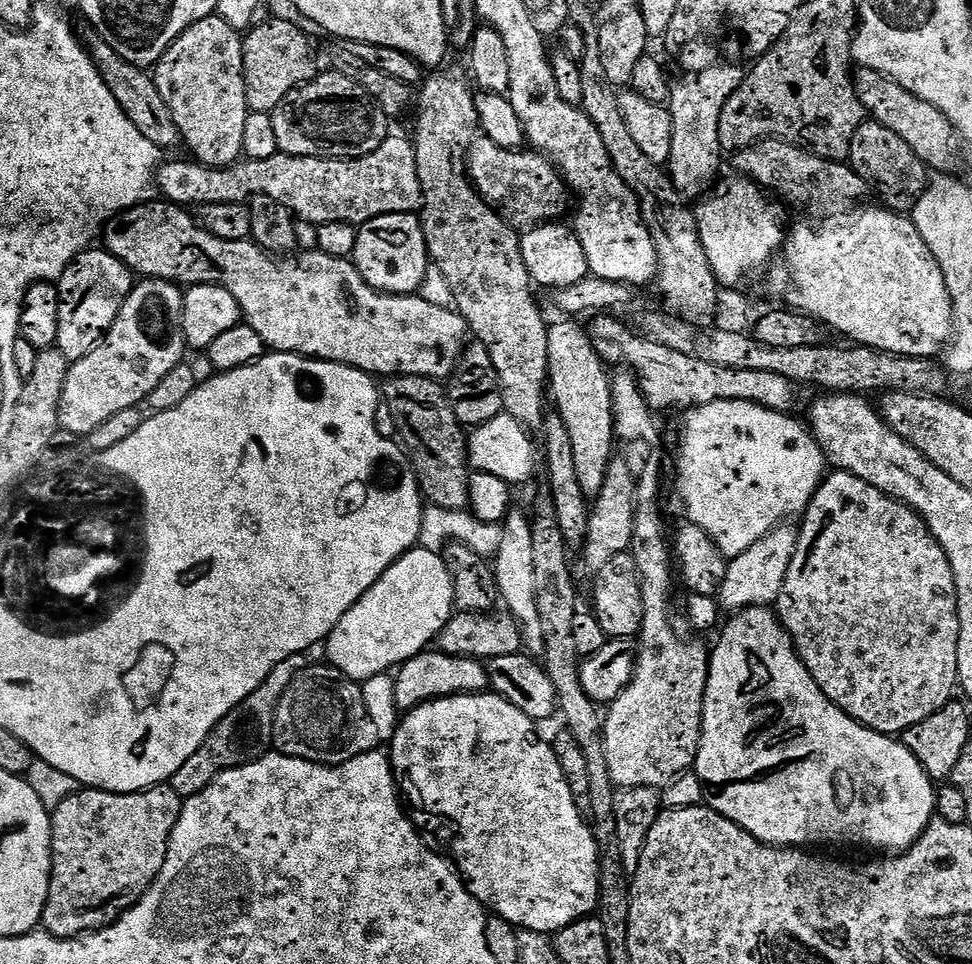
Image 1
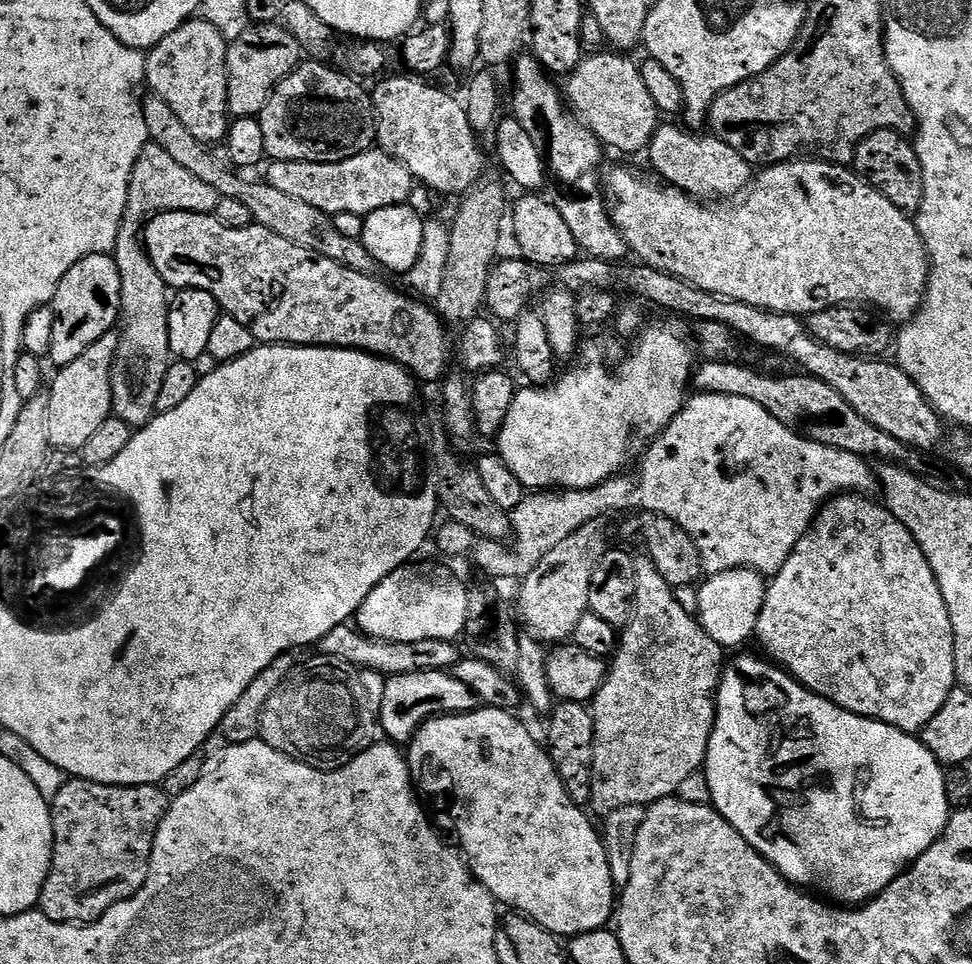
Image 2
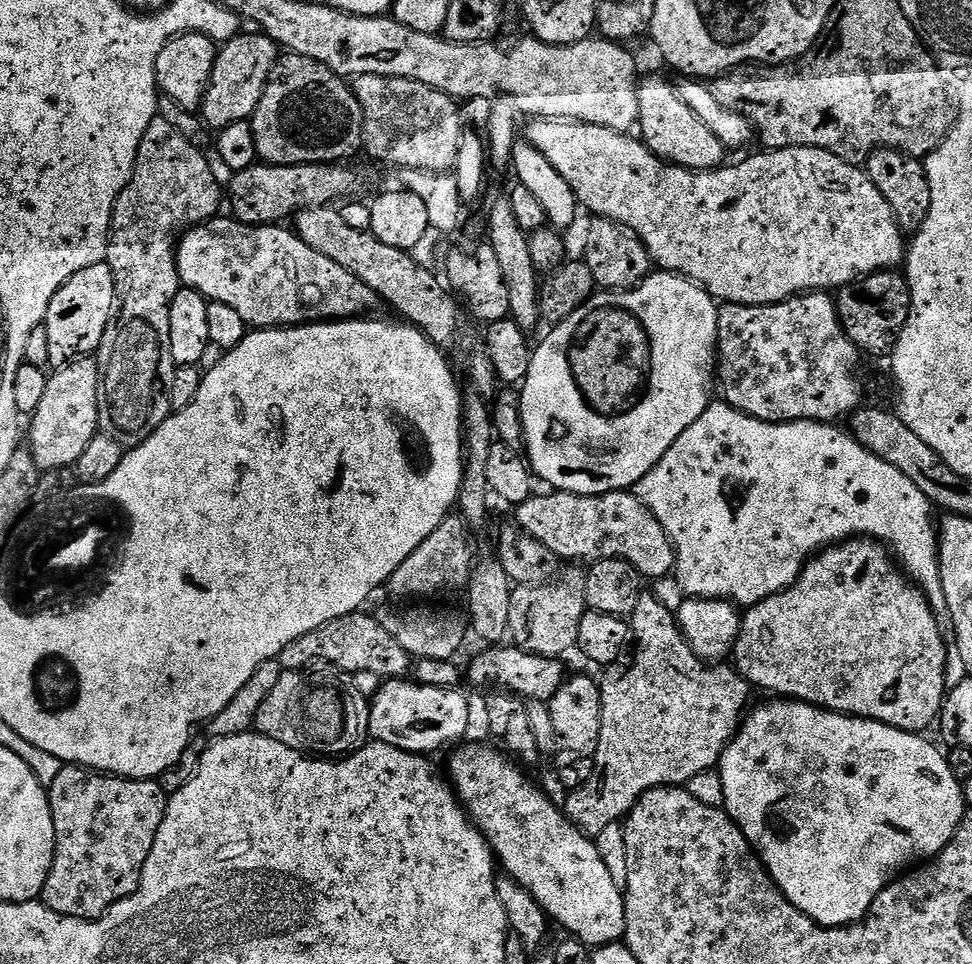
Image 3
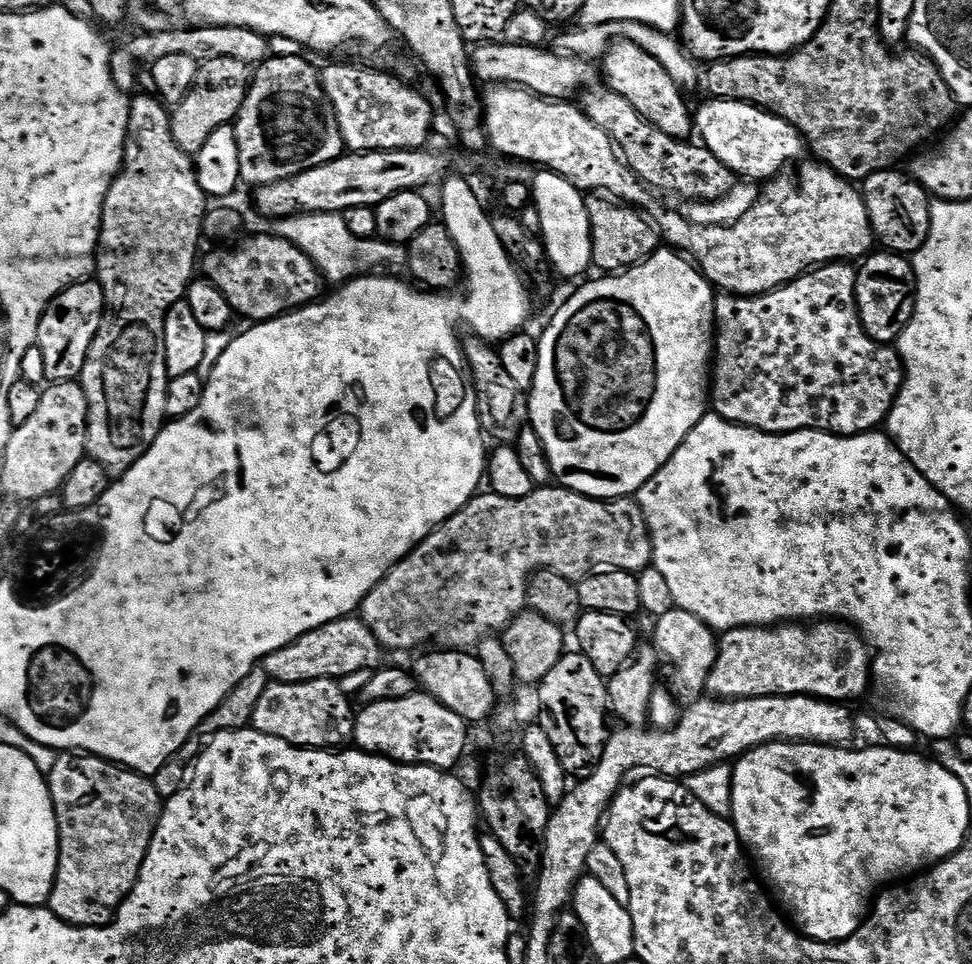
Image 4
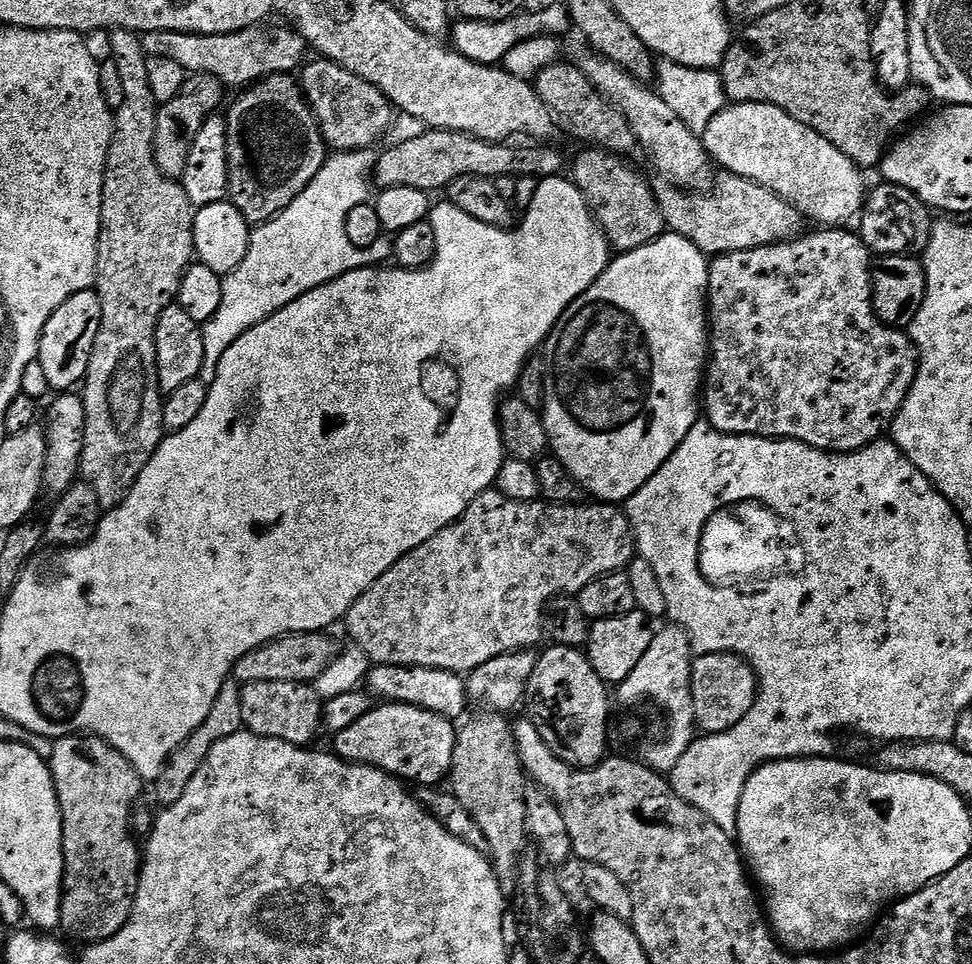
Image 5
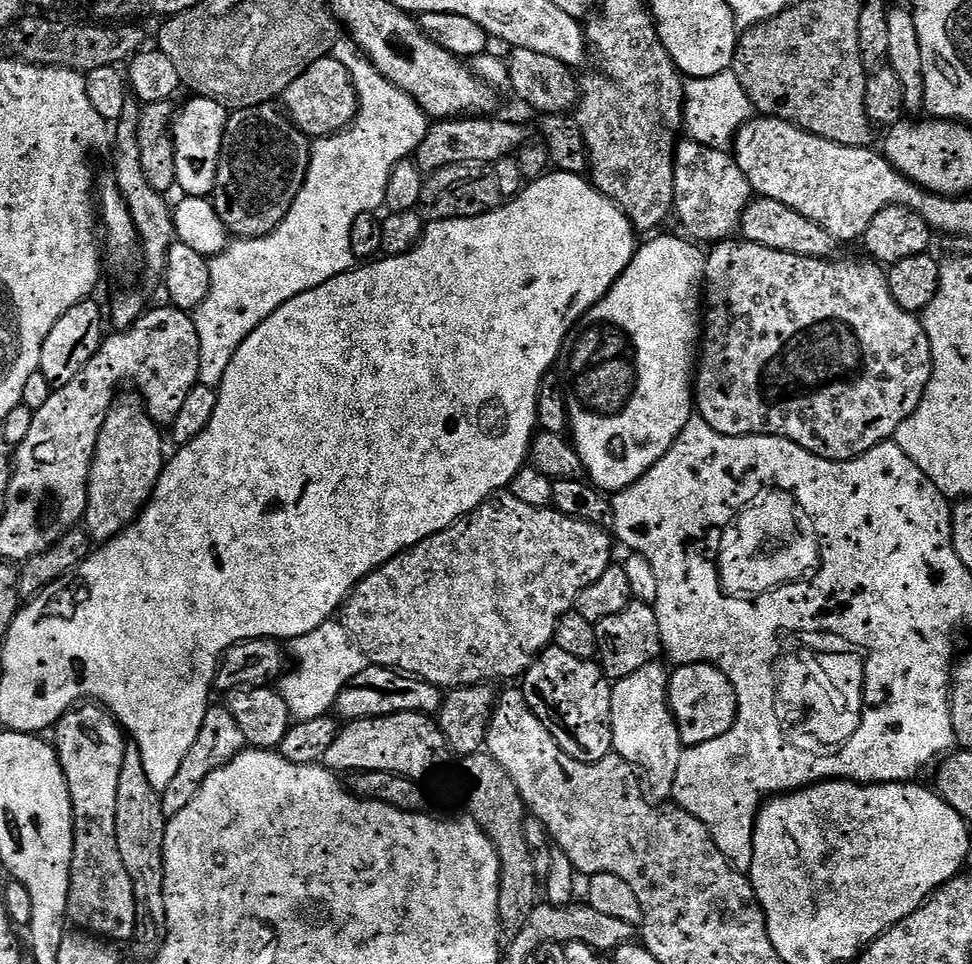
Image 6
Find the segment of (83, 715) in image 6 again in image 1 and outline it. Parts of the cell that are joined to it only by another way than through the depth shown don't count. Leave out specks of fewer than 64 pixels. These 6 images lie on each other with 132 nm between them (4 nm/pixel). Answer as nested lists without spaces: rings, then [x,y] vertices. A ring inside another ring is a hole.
[[[167,783],[157,784],[155,788],[144,788],[141,792],[104,792],[101,788],[81,787],[70,794],[61,805],[50,812],[52,817],[52,877],[50,890],[44,907],[43,931],[51,936],[83,936],[85,932],[94,932],[97,928],[105,928],[112,924],[128,908],[133,908],[144,897],[146,890],[154,882],[154,878],[162,870],[166,862],[168,839],[180,817],[181,796]]]

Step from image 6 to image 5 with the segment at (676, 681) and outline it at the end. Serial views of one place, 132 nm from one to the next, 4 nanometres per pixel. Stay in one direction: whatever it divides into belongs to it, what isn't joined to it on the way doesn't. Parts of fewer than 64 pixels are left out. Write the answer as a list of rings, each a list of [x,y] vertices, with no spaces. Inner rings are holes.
[[[733,652],[697,655],[692,662],[692,697],[697,729],[704,734],[715,734],[738,726],[738,722],[746,718],[750,706],[754,706],[756,685],[756,672],[743,656],[736,656]]]

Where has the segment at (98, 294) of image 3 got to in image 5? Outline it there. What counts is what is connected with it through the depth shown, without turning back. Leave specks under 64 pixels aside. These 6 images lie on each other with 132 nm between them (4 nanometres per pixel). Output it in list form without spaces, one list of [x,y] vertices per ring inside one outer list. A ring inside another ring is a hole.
[[[94,290],[79,292],[66,298],[66,302],[62,302],[62,306],[58,306],[58,310],[54,310],[54,314],[50,314],[50,322],[46,322],[40,335],[38,353],[49,389],[64,394],[75,389],[72,387],[75,384],[77,387],[83,381],[85,374],[88,373],[94,338],[98,338],[98,330],[101,326],[102,302],[100,295]]]

